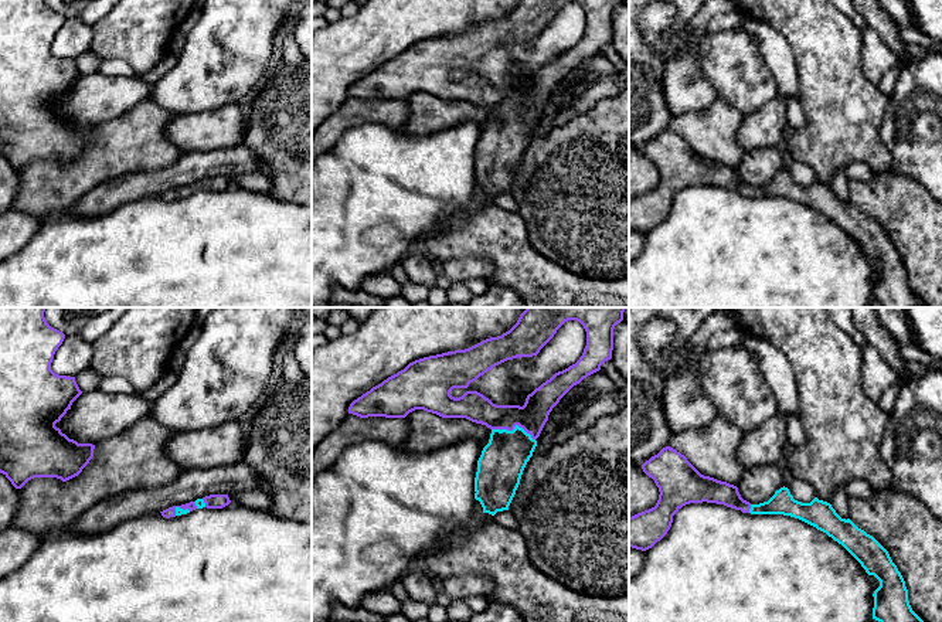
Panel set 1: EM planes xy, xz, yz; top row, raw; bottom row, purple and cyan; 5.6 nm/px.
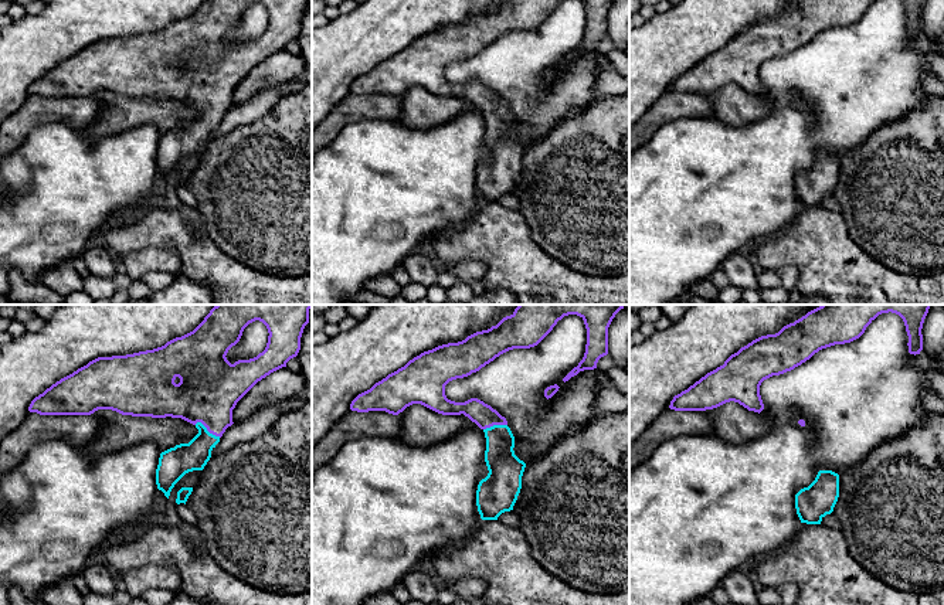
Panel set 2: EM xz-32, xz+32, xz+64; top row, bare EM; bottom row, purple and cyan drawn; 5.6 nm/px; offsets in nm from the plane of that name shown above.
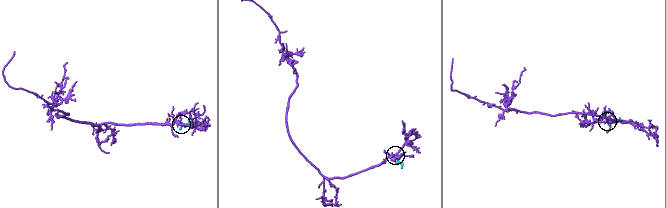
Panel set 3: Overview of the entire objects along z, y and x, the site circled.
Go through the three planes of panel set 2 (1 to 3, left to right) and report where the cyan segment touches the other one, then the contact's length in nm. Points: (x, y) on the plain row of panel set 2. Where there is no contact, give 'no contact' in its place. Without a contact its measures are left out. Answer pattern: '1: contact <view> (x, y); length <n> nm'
1: contact xz-32 (207, 112); length 170 nm
2: contact xz+32 (495, 106); length 140 nm
3: no contact

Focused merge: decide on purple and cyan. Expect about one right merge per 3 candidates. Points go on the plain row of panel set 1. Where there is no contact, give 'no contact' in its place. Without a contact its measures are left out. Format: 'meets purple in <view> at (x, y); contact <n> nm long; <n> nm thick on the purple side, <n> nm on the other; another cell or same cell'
meets purple in xz at (513, 111); contact 260 nm long; 170 nm thick on the purple side, 260 nm on the other; same cell

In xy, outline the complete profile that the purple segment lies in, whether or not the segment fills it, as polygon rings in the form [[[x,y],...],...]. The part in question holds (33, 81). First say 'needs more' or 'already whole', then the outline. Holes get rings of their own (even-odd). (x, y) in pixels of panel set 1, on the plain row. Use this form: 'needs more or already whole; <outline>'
already whole; [[[0,0],[0,156],[16,171],[34,160],[67,164],[93,140],[95,128],[78,126],[55,109],[82,77],[75,60],[51,52],[64,21],[65,17],[51,10],[45,0]]]

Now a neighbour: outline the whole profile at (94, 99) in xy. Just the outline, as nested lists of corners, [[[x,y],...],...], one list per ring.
[[[92,72],[82,75],[55,106],[78,126],[101,126],[150,98],[152,84],[140,77],[106,77]]]

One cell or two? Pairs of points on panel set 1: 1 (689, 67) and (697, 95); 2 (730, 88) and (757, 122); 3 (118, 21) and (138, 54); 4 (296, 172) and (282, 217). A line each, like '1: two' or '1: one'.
1: one
2: two
3: one
4: two

